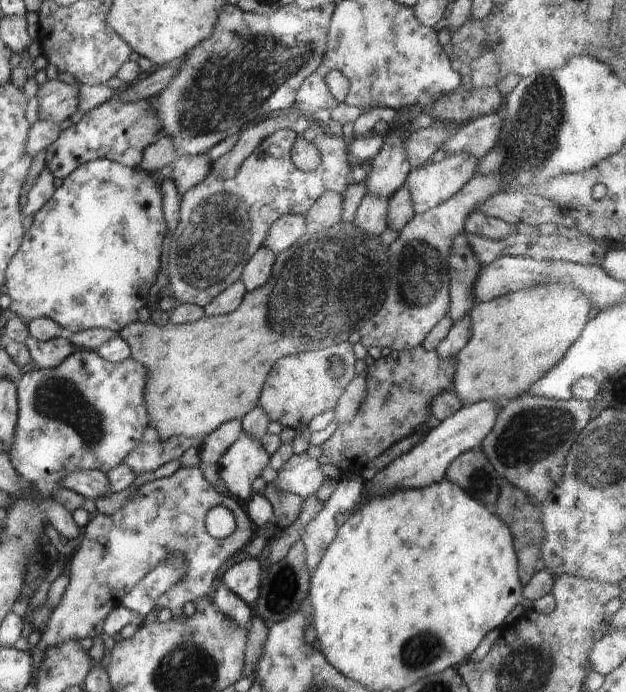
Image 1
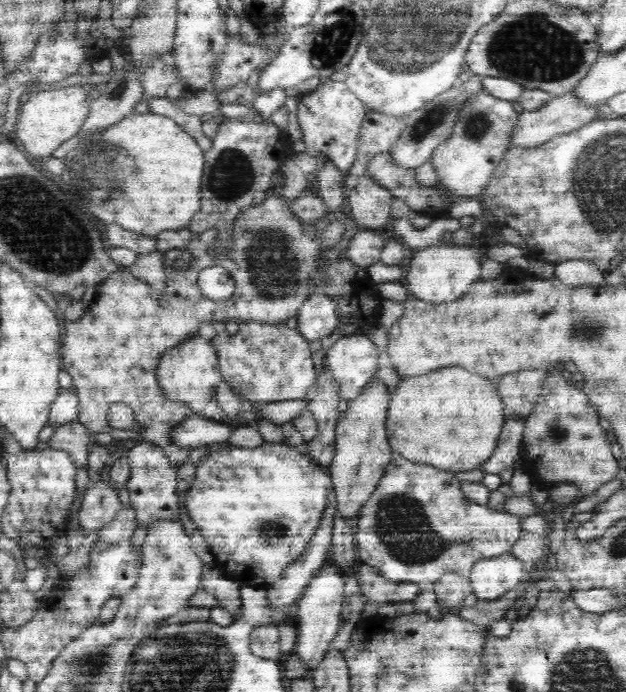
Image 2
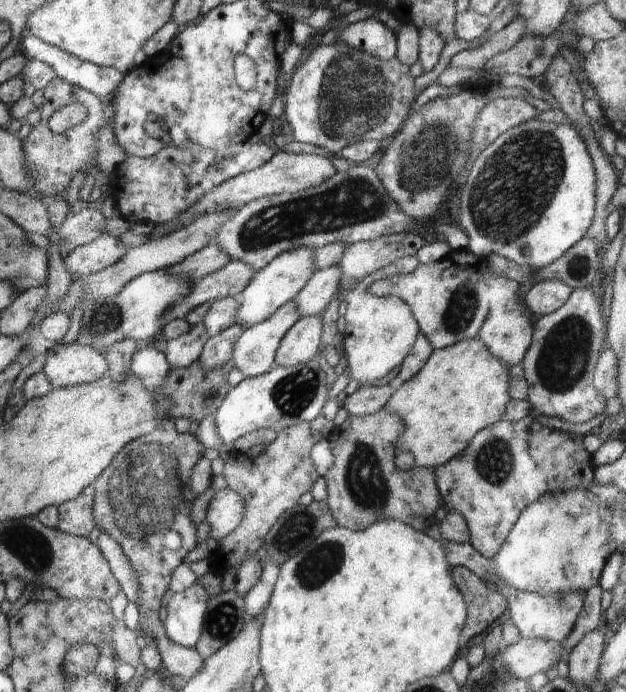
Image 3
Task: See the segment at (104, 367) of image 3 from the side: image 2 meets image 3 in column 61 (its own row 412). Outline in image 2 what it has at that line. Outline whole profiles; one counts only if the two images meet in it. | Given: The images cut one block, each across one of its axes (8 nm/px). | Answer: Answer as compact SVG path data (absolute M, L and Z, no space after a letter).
M374 376L361 394L348 402L348 409L338 419L335 454L326 471L333 482L337 512L344 521L353 523L358 518L392 459L385 427L390 399L388 387Z

